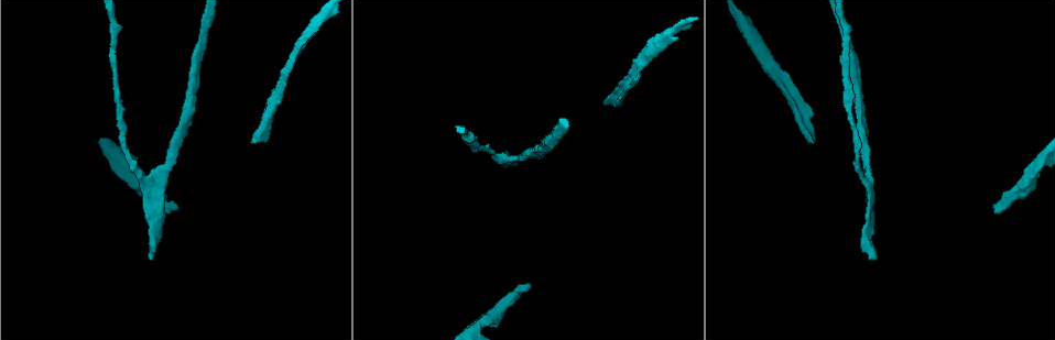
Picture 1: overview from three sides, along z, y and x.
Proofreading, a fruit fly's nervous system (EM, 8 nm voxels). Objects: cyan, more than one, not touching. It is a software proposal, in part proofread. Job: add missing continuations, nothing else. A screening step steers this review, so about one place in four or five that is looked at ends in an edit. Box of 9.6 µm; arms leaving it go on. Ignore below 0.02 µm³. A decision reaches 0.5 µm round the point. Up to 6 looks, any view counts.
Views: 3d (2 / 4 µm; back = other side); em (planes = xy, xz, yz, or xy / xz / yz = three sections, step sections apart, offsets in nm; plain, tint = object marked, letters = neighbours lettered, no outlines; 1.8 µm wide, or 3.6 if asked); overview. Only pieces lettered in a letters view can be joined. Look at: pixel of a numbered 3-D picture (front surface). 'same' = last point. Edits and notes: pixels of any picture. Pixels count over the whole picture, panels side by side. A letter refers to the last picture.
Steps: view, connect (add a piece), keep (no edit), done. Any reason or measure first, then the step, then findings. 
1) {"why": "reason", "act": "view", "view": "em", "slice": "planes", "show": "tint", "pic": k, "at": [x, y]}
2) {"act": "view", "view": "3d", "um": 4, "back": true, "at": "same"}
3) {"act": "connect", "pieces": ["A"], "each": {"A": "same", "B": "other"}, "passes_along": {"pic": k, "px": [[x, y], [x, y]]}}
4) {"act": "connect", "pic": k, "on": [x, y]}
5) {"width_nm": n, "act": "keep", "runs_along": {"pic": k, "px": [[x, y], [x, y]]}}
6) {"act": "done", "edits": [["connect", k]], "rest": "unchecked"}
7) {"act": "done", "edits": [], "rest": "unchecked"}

{"why": "an open end", "act": "view", "view": "3d", "um": 4, "pic": 1, "at": [251, 142]}

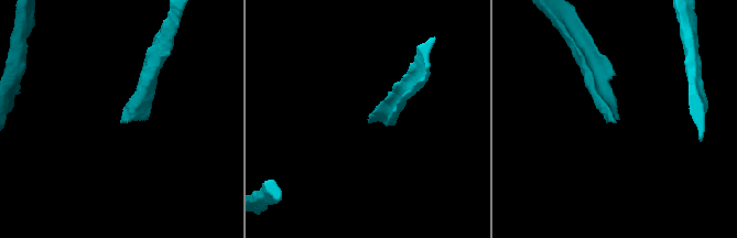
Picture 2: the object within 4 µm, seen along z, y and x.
{"act": "view", "view": "em", "slice": "xy", "step": 4, "show": "letters", "pic": 2, "at": [367, 119]}

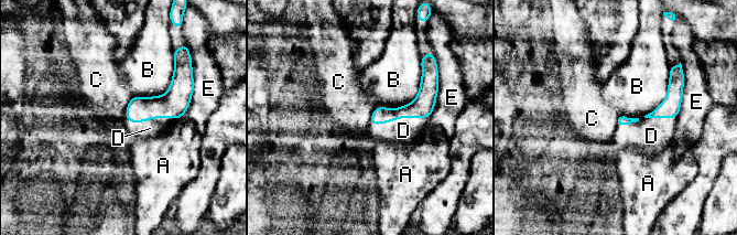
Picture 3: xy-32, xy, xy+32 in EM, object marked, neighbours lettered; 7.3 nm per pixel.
{"act": "connect", "pieces": ["D"], "each": {"A": "other", "B": "other", "C": "other", "D": "same", "E": "other"}, "passes_along": {"pic": 3, "px": [[422, 106], [399, 117], [403, 130]]}, "found": "the neuron continues"}

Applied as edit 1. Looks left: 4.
{"why": "an open end", "act": "view", "view": "3d", "um": 2, "pic": 1, "at": [178, 208]}

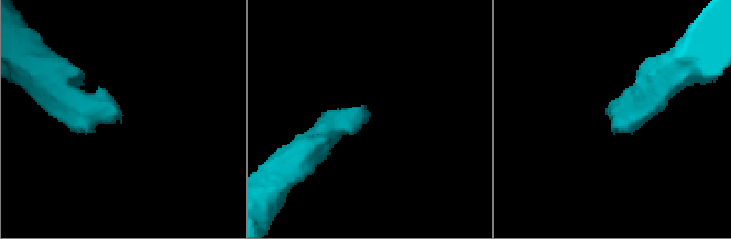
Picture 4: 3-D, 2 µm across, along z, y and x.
{"act": "view", "view": "em", "slice": "planes", "show": "letters", "pic": 4, "at": [611, 111]}

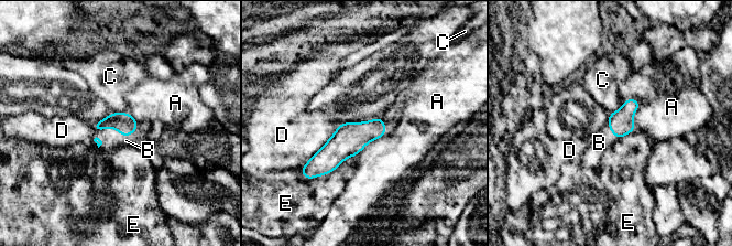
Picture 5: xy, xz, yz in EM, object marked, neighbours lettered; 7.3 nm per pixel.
{"act": "connect", "pieces": ["B"], "each": {"A": "other", "B": "same", "C": "other", "D": "other", "E": "other"}, "found": "it goes on there"}

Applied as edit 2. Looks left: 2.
{"why": "redraw", "act": "view", "view": "overview"}

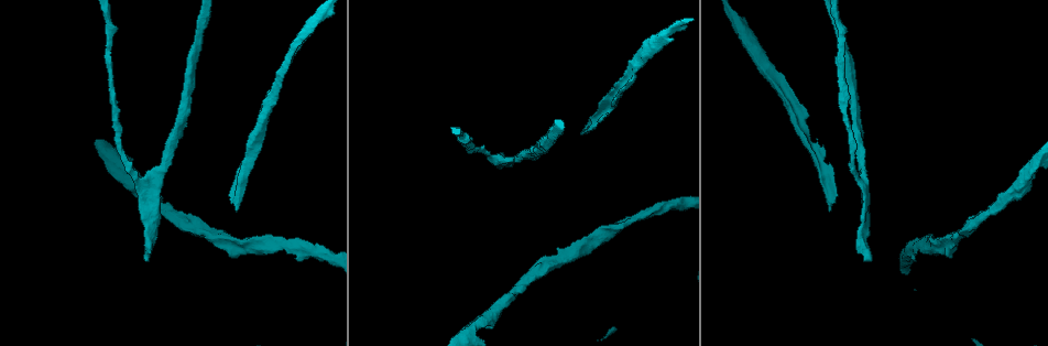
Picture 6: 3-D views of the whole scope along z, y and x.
{"why": "free end", "act": "view", "view": "em", "um": 3.6, "slice": "planes", "show": "letters", "pic": 6, "at": [586, 127]}

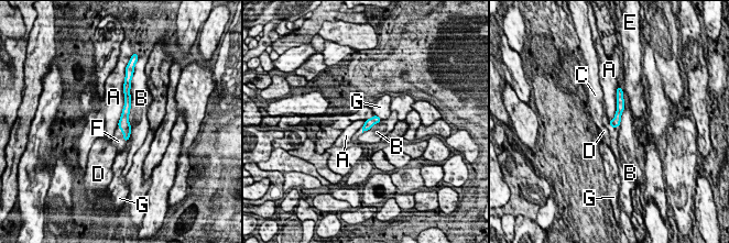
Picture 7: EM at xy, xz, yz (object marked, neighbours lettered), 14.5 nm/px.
{"longest_contact_nm": ["A", 600], "act": "connect", "pieces": ["F"], "each": {"A": "other", "B": "other", "C": "other", "D": "other", "E": "other", "F": "same", "G": "other"}, "found": "the neuron continues"}

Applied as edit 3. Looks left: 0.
{"act": "done", "edits": [["connect", 3], ["connect", 5], ["connect", 7]], "rest": "unchecked"}

